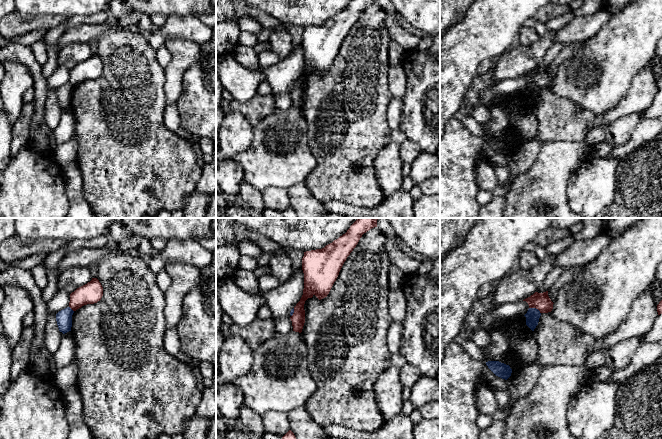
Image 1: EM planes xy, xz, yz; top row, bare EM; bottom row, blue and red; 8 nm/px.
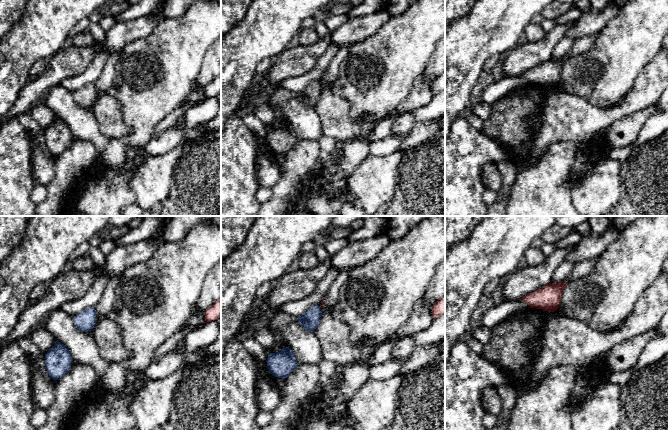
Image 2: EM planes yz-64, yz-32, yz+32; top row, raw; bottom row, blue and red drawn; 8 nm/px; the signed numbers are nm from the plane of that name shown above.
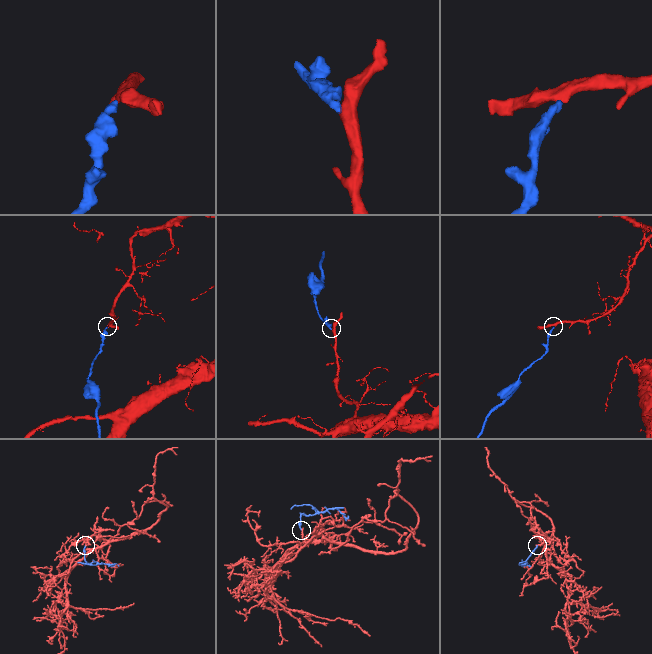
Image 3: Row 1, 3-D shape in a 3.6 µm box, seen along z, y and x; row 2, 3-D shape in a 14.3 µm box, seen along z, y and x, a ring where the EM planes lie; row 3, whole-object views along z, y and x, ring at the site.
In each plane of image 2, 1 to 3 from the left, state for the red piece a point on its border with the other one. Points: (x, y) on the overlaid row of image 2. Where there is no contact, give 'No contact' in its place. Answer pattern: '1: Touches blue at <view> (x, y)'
1: No contact
2: No contact
3: No contact

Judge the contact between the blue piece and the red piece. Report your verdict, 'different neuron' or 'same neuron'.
different neuron

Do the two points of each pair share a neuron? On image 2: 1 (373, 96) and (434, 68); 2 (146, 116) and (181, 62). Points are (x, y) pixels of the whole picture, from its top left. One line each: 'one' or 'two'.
1: two
2: one

